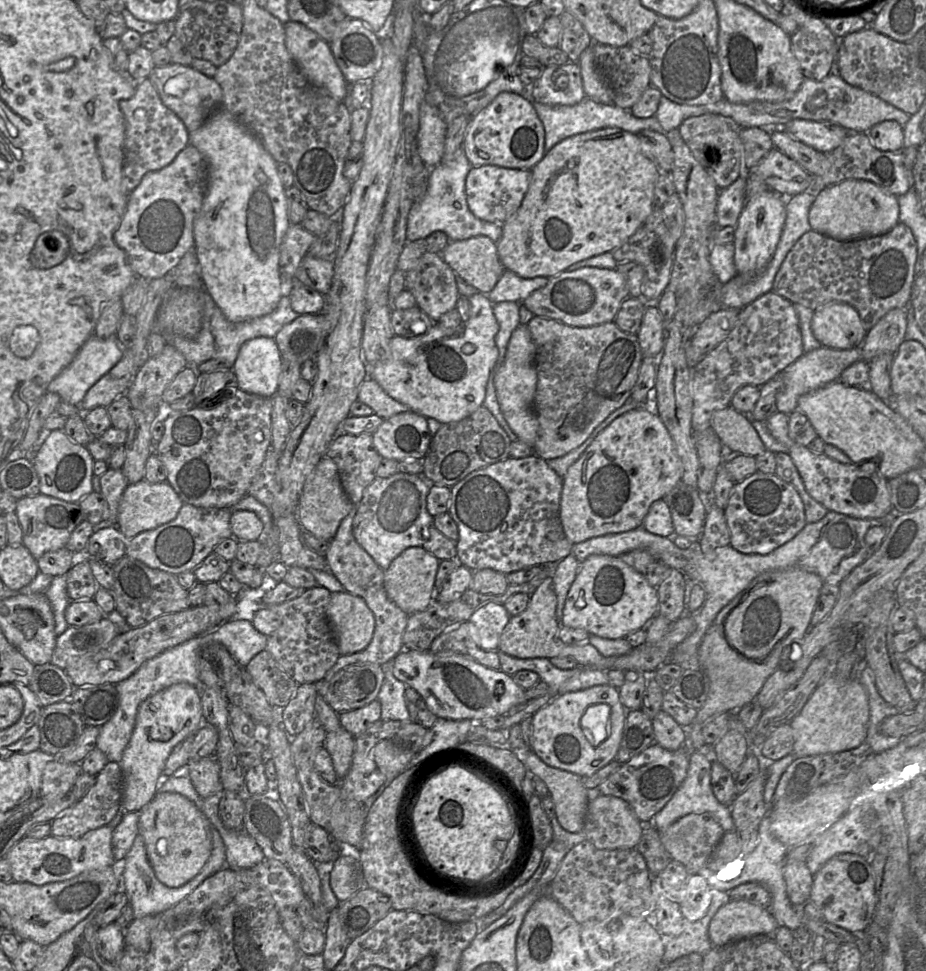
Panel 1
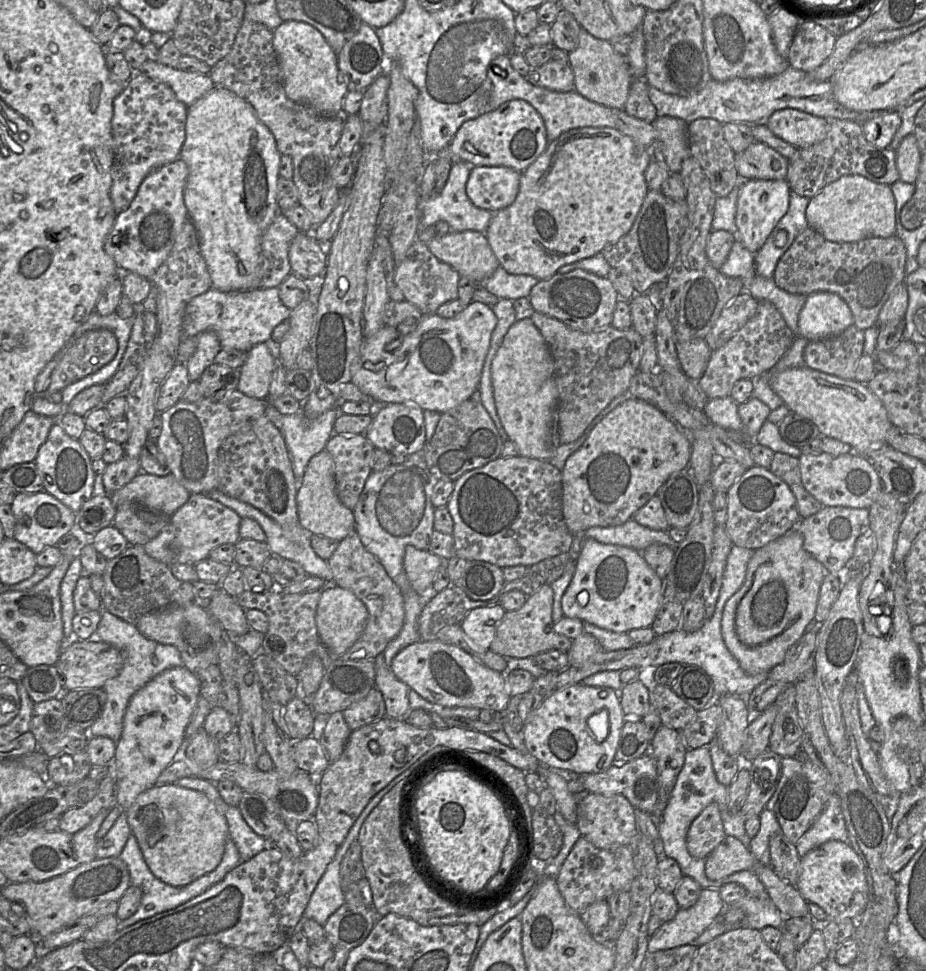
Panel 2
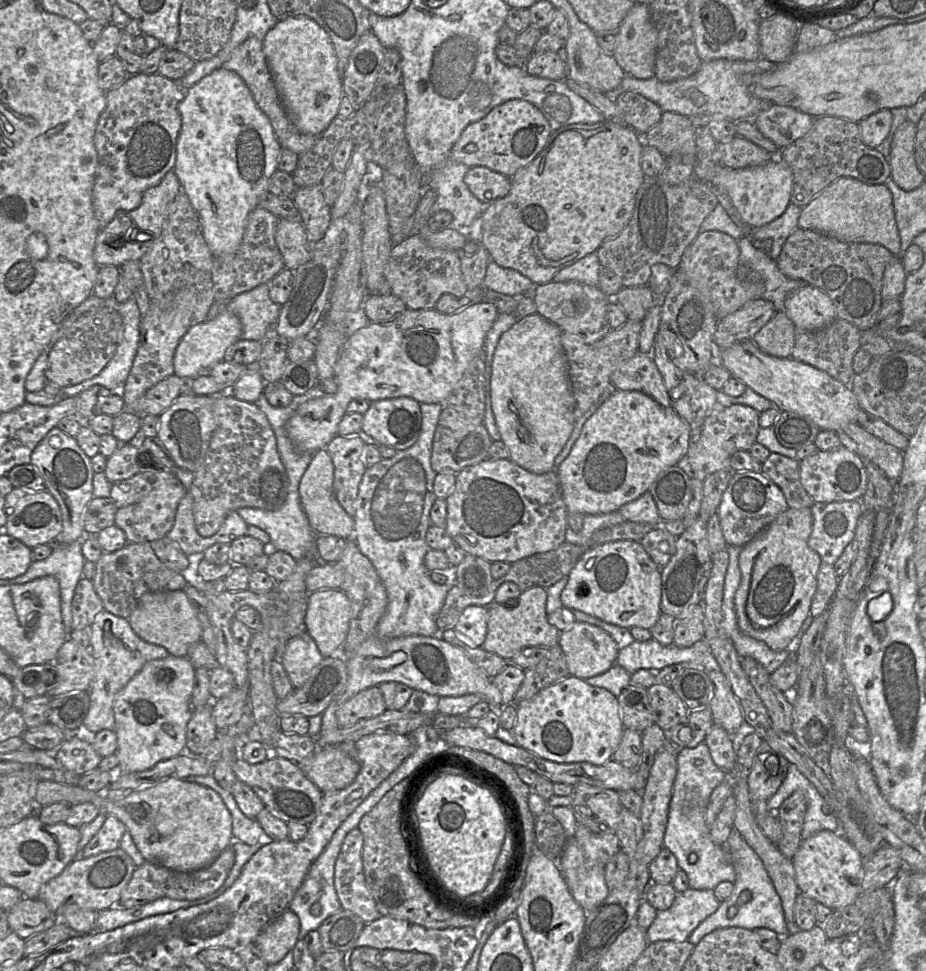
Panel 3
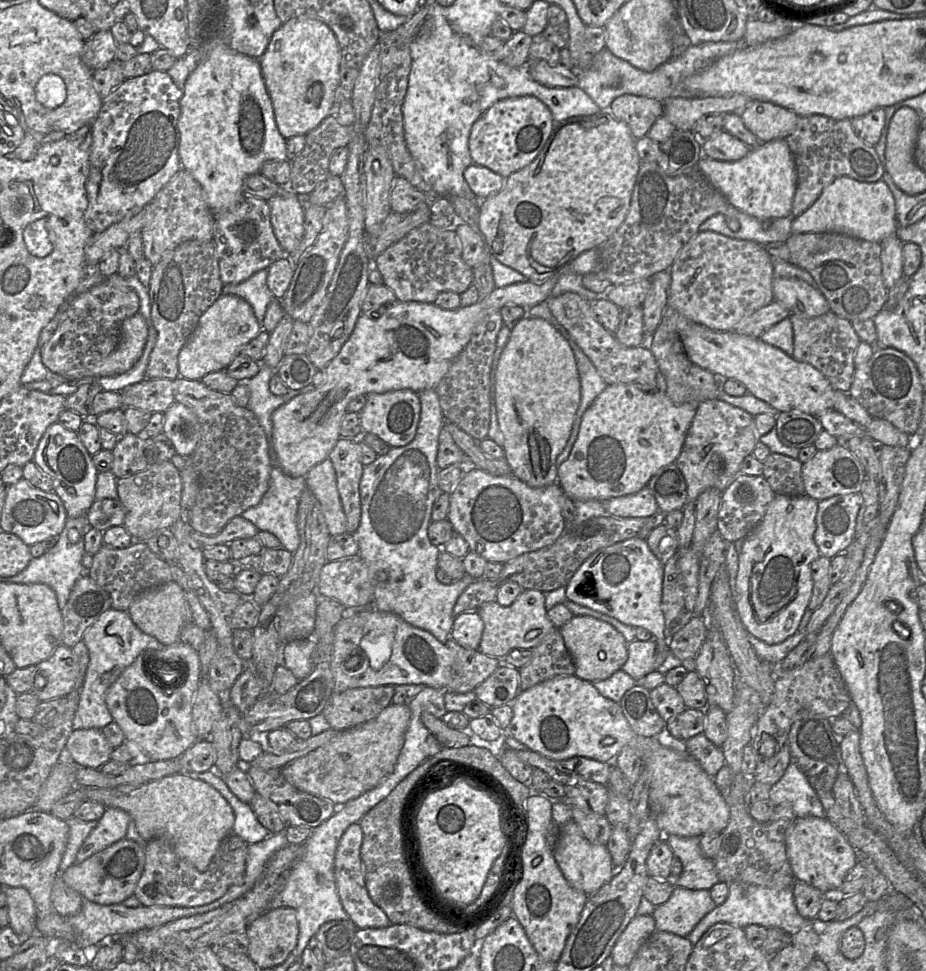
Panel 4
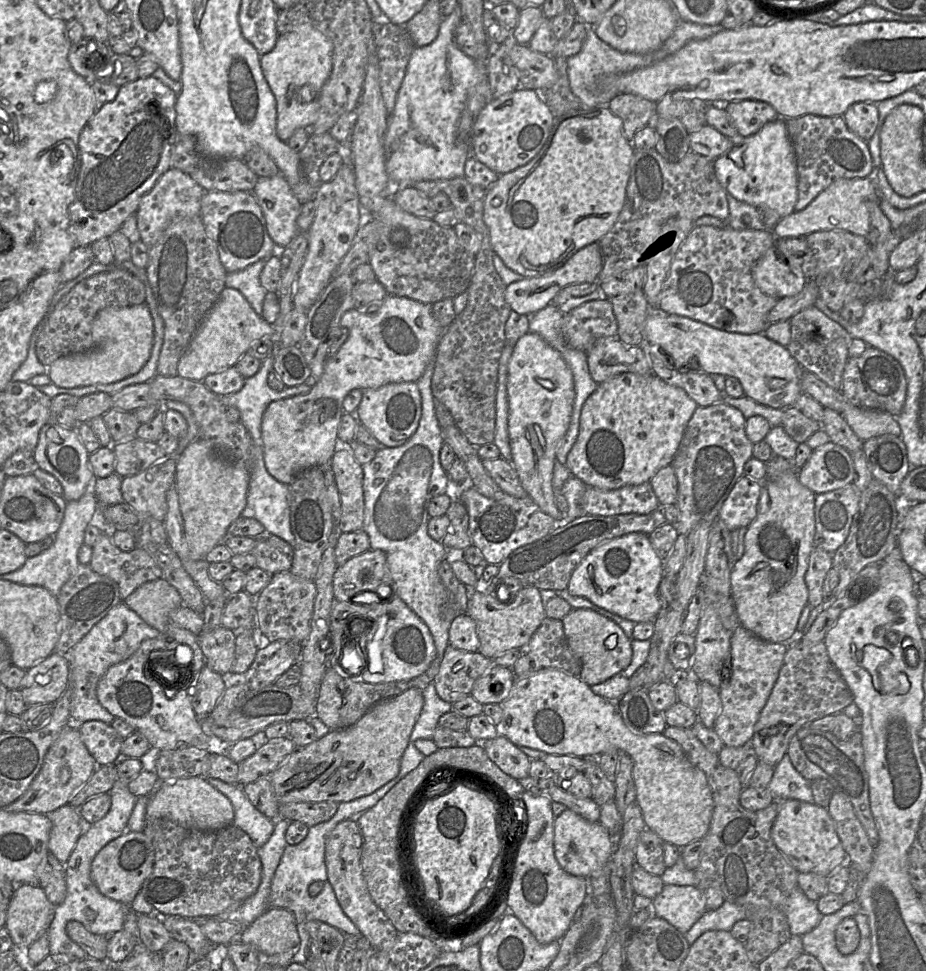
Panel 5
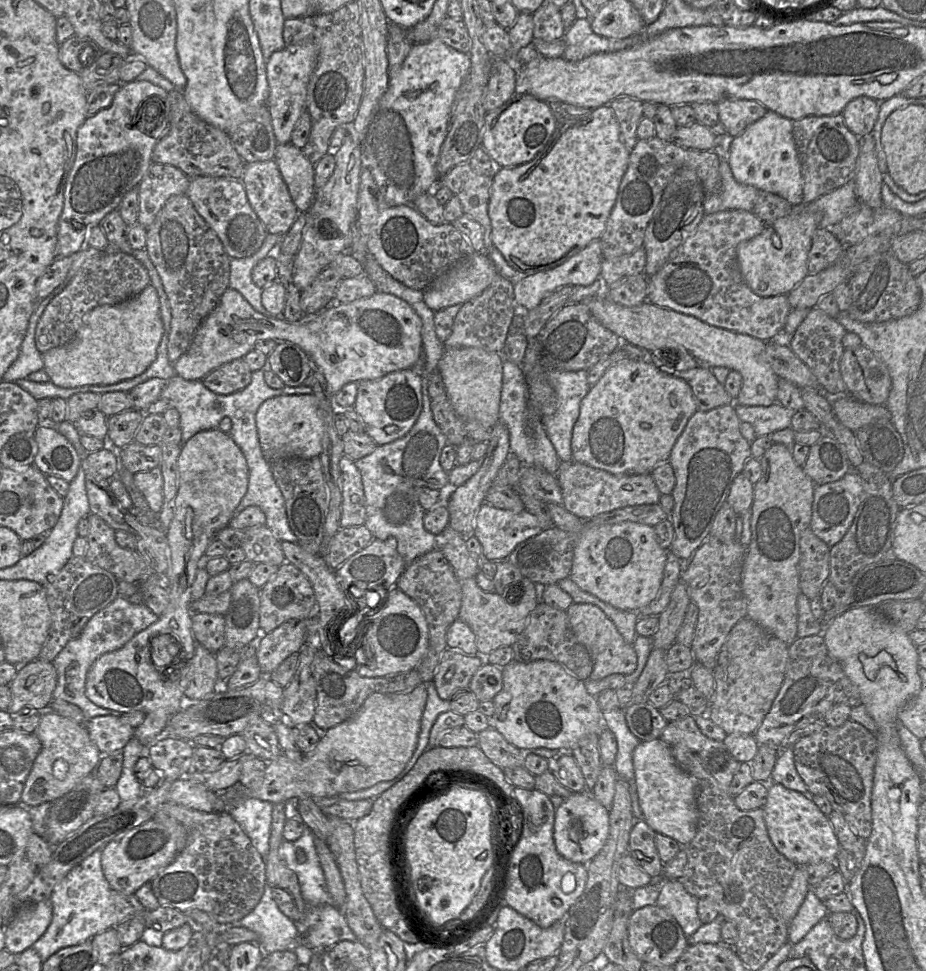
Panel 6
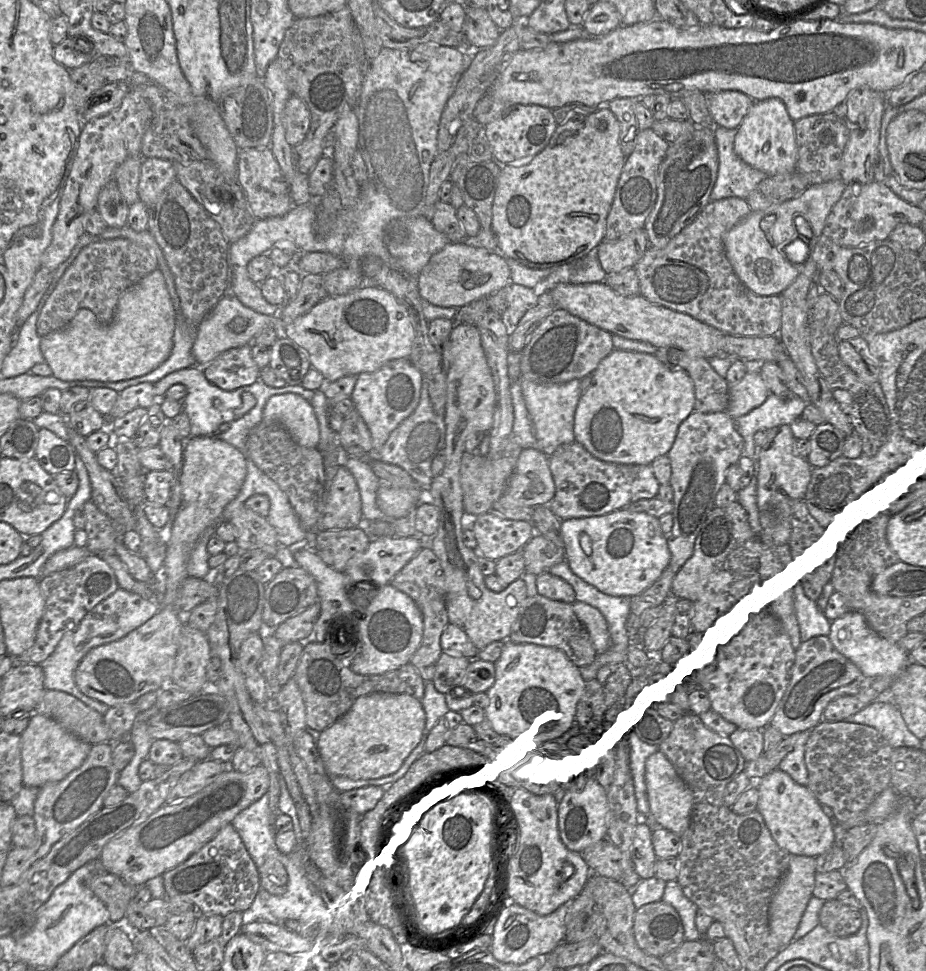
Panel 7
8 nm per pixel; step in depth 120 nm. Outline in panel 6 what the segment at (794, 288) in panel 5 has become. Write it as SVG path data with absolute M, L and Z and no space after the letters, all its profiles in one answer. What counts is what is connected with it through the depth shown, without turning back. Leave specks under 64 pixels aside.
M802 202L792 206L785 216L766 223L760 234L738 245L740 271L754 293L762 297L788 295L809 274L807 263L812 236L821 219L820 211L811 210L809 204Z

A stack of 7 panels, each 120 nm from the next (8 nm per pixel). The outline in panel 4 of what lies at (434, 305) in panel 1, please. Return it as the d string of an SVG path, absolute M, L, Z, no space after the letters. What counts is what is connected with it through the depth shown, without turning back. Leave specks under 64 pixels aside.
M429 222L411 230L373 261L383 284L400 302L434 303L441 292L462 294L473 284L473 271L462 258L462 248L452 228L439 228Z

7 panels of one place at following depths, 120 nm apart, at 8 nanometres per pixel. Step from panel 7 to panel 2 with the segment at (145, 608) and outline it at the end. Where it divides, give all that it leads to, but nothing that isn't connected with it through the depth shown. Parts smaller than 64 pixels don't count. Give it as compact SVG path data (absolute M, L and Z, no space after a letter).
M102 610L101 619L93 638L119 650L124 660L118 675L109 679L102 687L106 694L106 703L101 716L90 727L94 737L108 737L117 743L122 733L123 717L131 697L159 673L184 665L180 652L175 646L161 644L145 637L135 625L125 622L106 610Z

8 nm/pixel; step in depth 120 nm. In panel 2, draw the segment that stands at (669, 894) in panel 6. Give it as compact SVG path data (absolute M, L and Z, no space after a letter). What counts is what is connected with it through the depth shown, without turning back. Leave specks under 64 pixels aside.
M702 888L695 905L688 909L679 909L671 921L663 922L648 938L647 953L694 943L726 908L719 889Z

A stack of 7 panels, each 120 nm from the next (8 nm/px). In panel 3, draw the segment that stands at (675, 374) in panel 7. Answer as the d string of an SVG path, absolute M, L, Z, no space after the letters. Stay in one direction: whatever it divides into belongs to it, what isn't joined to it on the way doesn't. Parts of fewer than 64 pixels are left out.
M616 390L584 423L579 438L569 455L556 468L562 496L568 513L582 515L607 514L638 499L649 488L660 472L677 465L689 448L690 426L672 408L660 406L641 391Z

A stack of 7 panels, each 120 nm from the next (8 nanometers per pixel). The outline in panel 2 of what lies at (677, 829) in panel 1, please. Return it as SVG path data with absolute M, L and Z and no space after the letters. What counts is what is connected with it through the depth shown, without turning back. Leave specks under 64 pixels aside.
M711 803L691 823L686 844L694 858L706 859L726 837L717 803Z

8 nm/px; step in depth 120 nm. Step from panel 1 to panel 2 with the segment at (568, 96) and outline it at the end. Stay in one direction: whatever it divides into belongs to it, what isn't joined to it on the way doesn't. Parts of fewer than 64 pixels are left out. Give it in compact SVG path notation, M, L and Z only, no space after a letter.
M550 59L537 68L531 68L528 81L538 87L557 92L574 90L574 72L569 63L560 63Z

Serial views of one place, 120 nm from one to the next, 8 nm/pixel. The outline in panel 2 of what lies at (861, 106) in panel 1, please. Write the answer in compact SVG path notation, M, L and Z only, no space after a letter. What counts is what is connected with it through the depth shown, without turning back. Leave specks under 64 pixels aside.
M791 66L781 74L759 79L734 78L725 82L711 79L701 91L688 97L666 94L652 86L648 88L648 95L656 108L657 117L680 118L687 124L700 118L707 118L722 124L766 125L767 119L775 111L786 108L796 109L826 120L840 119L863 124L884 112L850 110L835 100L830 80L817 82L808 73Z

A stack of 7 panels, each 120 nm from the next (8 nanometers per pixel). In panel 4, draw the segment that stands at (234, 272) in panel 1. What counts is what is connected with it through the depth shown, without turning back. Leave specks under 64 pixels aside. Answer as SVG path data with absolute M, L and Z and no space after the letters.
M225 41L218 42L189 75L179 104L180 115L177 126L180 165L202 187L213 215L231 209L242 199L244 179L259 173L265 161L287 160L286 139L277 129L272 102L266 90L259 59L233 50Z

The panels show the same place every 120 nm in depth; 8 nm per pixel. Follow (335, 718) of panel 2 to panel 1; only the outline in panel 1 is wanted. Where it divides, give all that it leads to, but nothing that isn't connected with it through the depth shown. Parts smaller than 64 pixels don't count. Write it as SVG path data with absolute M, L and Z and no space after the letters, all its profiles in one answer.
M341 727L337 731L327 733L323 747L332 758L338 780L343 780L351 767L355 737Z

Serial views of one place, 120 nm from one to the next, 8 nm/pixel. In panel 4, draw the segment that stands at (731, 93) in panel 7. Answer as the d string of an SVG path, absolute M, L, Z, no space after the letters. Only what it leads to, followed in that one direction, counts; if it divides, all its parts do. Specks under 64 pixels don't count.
M752 101L740 114L745 127L764 143L785 139L800 118L795 113L770 102Z

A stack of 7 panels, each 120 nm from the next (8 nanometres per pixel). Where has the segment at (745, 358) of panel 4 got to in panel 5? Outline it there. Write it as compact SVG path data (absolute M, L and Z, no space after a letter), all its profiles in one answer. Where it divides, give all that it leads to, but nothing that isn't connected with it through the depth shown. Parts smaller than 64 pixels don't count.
M653 307L645 321L644 342L645 346L662 347L671 356L671 364L678 370L737 378L743 386L745 396L775 409L793 407L802 393L802 367L786 346L769 339L764 333L728 332Z

